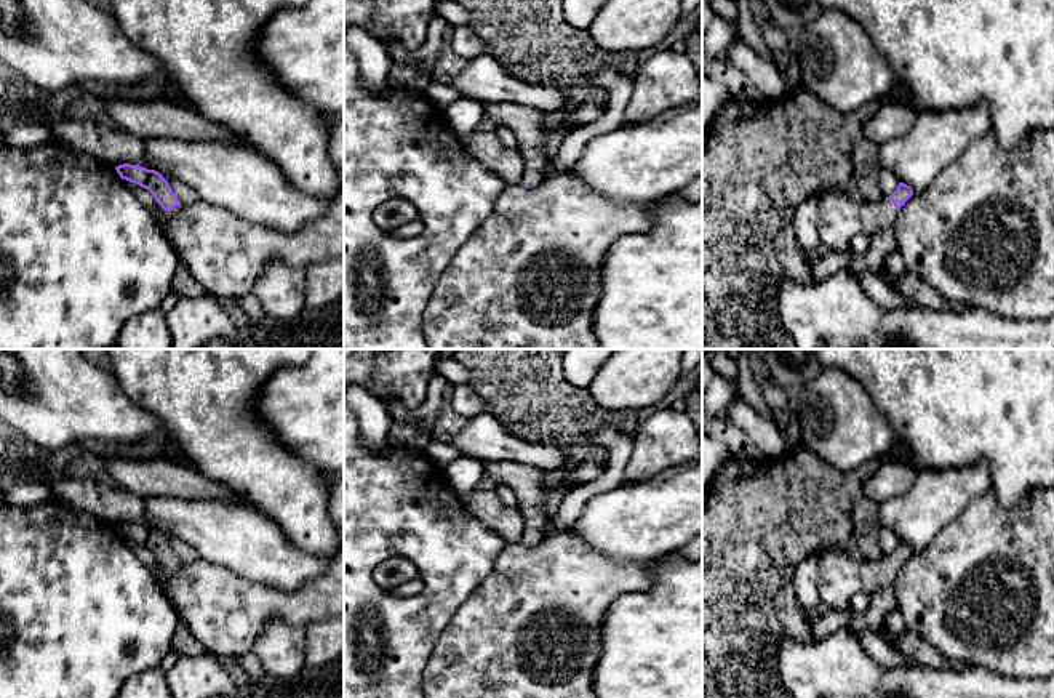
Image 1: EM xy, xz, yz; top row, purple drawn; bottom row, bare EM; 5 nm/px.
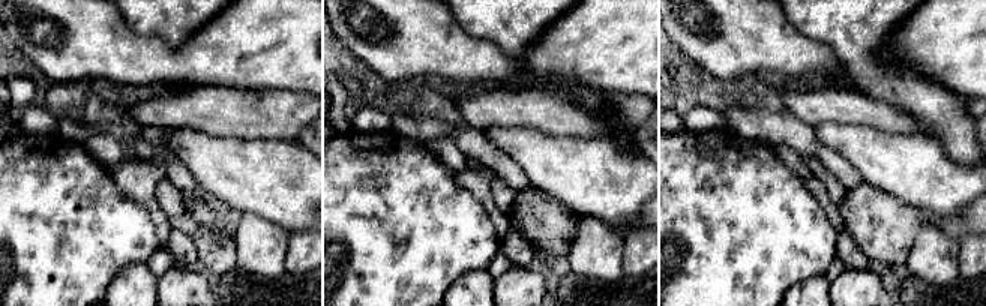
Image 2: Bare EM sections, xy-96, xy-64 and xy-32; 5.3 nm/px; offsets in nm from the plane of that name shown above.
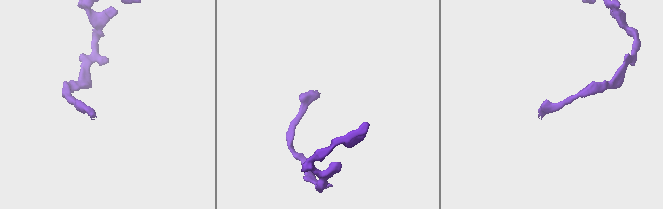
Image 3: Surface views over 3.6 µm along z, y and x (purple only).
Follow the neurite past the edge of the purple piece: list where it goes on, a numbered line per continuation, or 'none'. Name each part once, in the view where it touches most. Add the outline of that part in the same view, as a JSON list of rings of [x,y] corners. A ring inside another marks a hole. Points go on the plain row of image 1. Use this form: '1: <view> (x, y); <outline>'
1: yz (840, 577); [[[830,548],[817,556],[817,594],[828,610],[848,610],[857,594],[873,594],[892,584],[897,567],[891,559],[856,562],[846,548]]]

